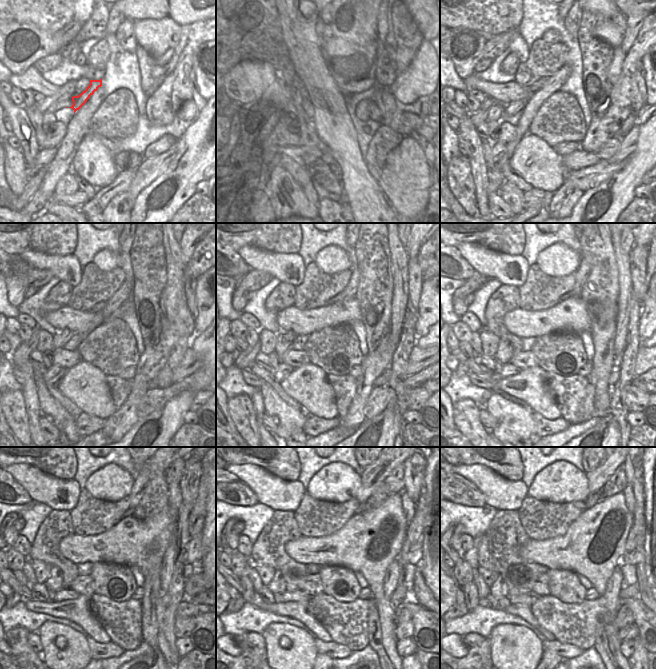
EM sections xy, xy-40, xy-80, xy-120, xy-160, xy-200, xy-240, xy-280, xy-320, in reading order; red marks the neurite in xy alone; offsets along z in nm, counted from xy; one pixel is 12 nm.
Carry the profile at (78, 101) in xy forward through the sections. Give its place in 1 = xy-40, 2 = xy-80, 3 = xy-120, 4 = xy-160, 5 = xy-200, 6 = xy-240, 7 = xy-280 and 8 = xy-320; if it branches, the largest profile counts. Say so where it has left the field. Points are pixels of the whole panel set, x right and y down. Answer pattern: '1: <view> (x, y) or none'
1: xy-40 (294, 103)
2: xy-80 (512, 108)
3: xy-120 (61, 337)
4: xy-160 (285, 338)
5: xy-200 (505, 350)
6: xy-240 (54, 582)
7: xy-280 (277, 585)
8: xy-320 (499, 589)

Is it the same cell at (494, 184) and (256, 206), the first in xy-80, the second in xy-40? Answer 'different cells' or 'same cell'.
same cell

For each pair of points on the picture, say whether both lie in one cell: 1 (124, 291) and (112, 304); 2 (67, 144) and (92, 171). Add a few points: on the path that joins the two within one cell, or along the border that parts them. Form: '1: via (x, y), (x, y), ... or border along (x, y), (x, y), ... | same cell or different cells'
1: via (122, 294), (115, 301) | same cell
2: border along (87, 132), (79, 143), (73, 160), (70, 163) | different cells

